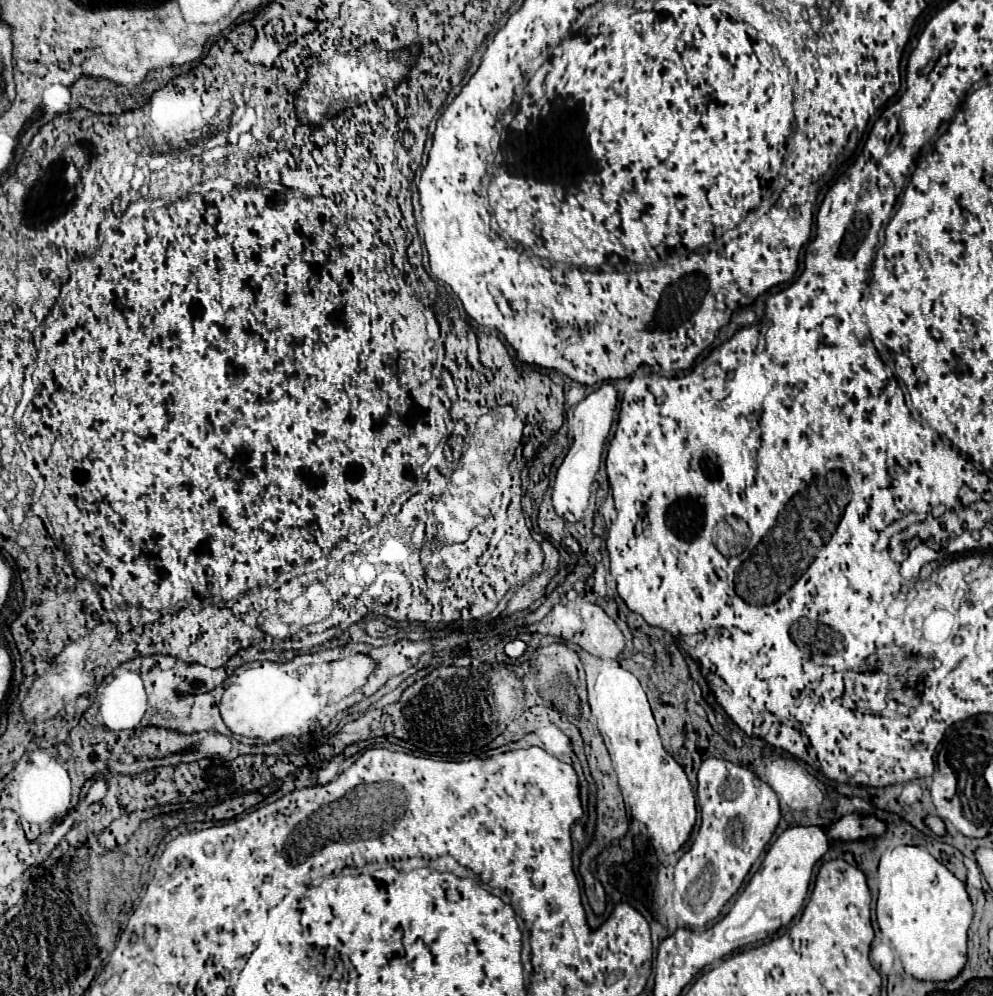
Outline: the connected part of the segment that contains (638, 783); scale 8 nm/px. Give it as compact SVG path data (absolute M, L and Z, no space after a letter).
M618 660L586 664L588 704L596 728L610 752L624 802L634 820L644 822L650 836L666 854L676 852L692 834L696 822L696 798L682 766L664 750L656 720L640 680L624 670Z

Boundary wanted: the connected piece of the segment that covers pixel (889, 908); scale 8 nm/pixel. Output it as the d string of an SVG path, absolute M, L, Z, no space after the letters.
M888 846L878 864L876 920L898 952L904 970L918 980L952 980L966 964L966 932L974 918L964 884L920 846Z

